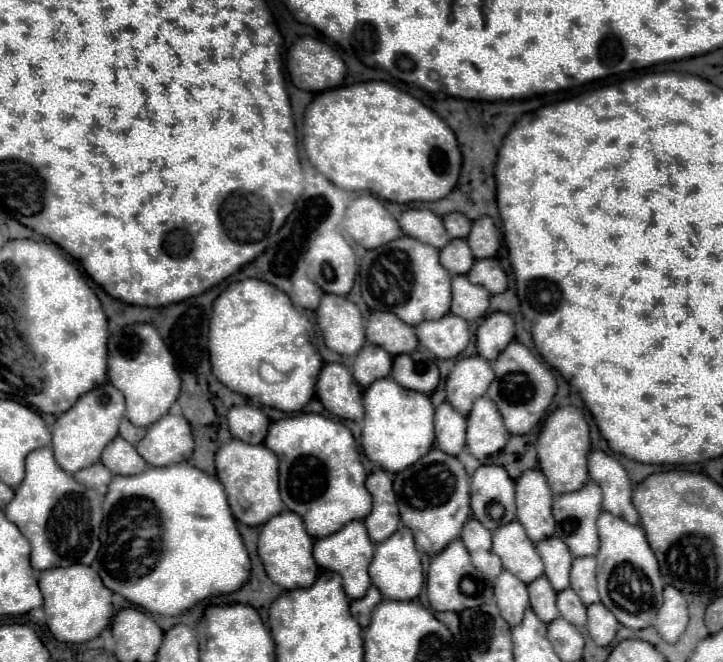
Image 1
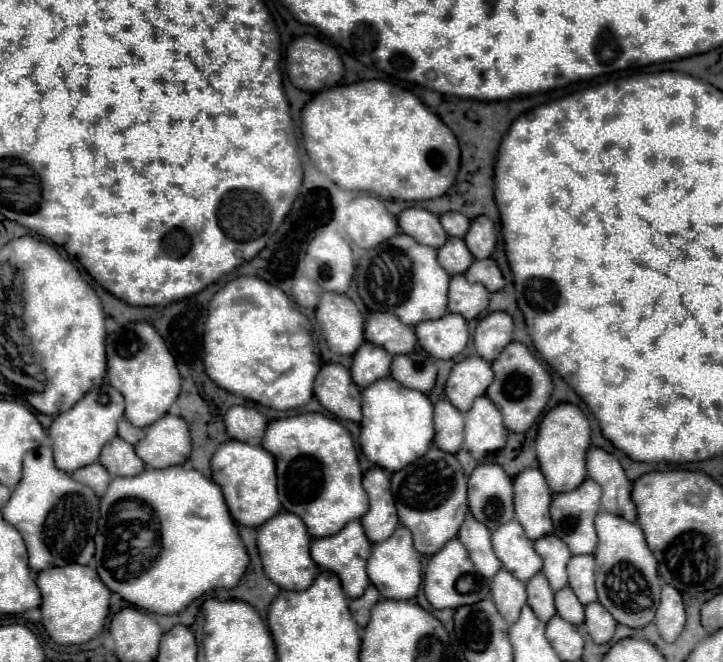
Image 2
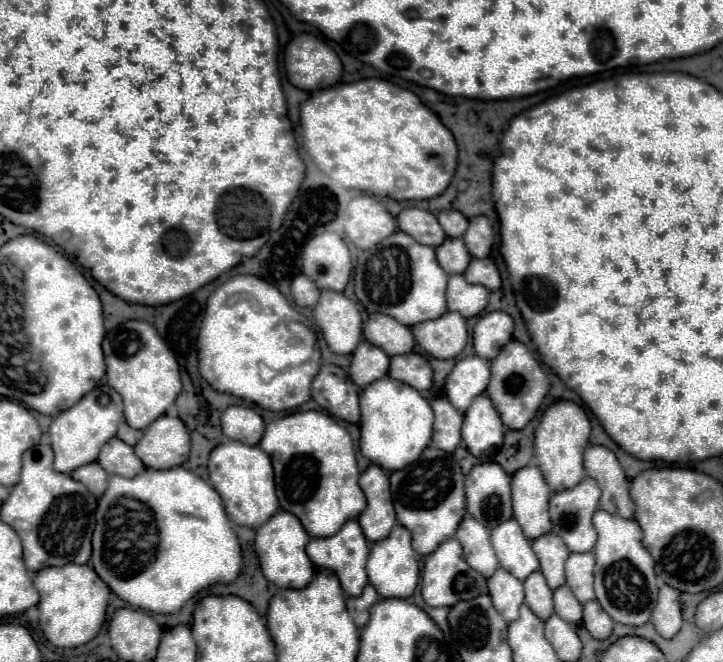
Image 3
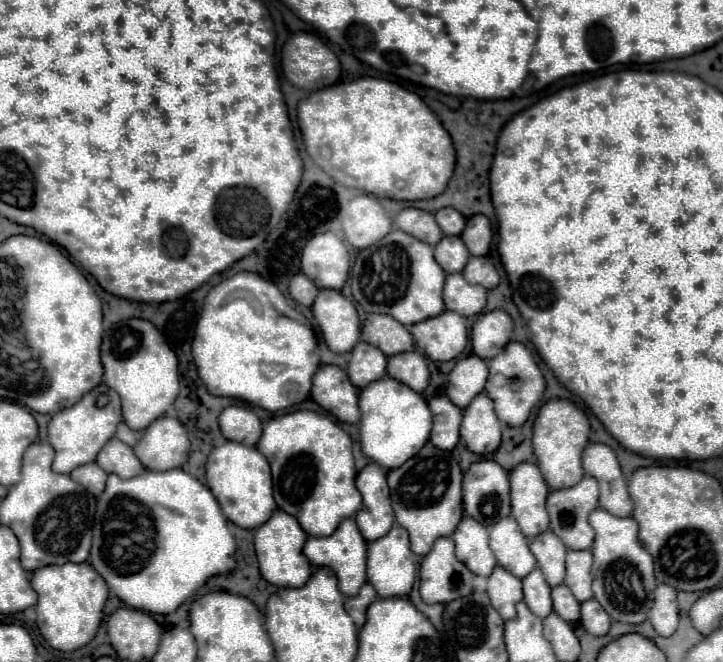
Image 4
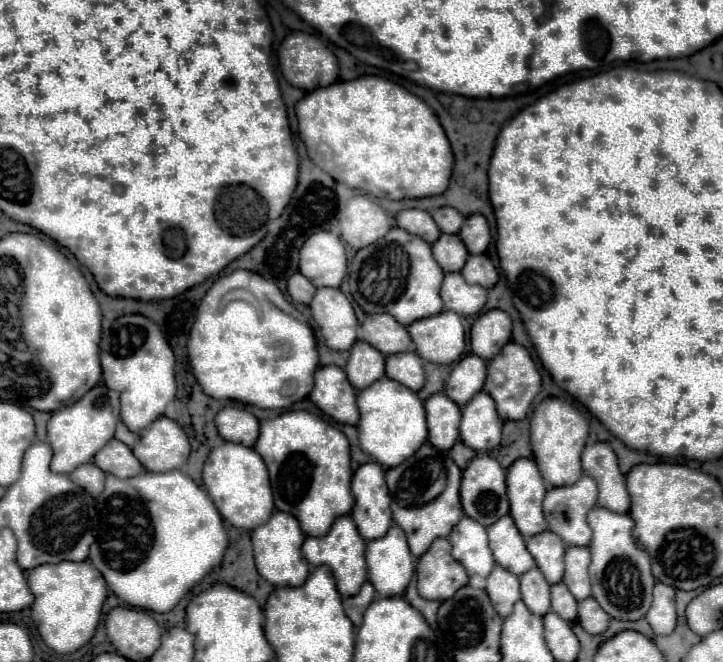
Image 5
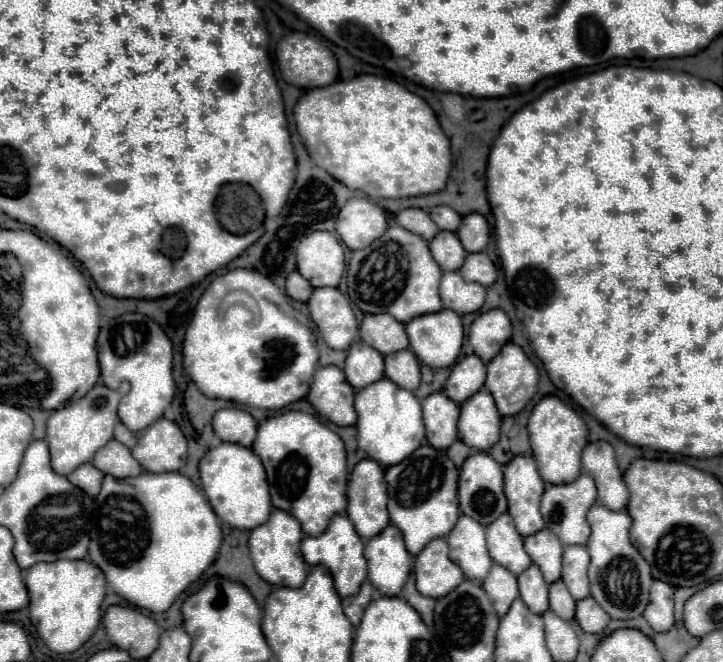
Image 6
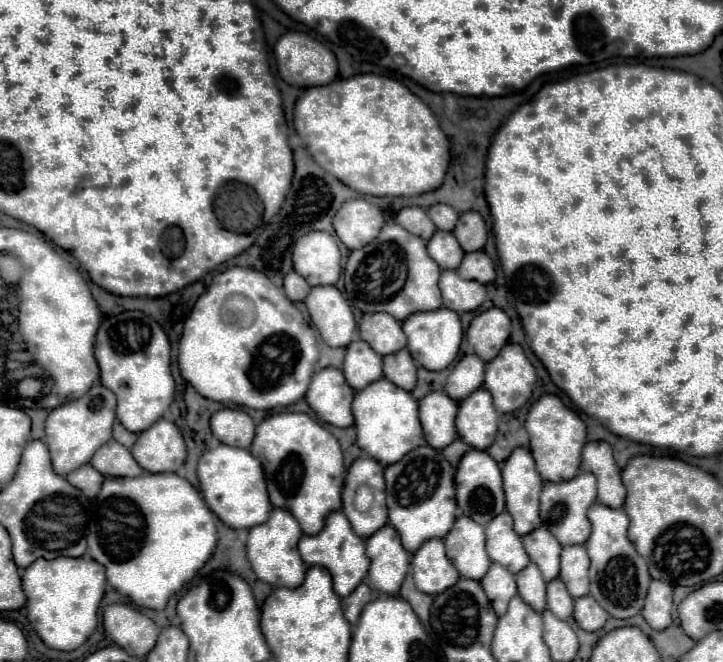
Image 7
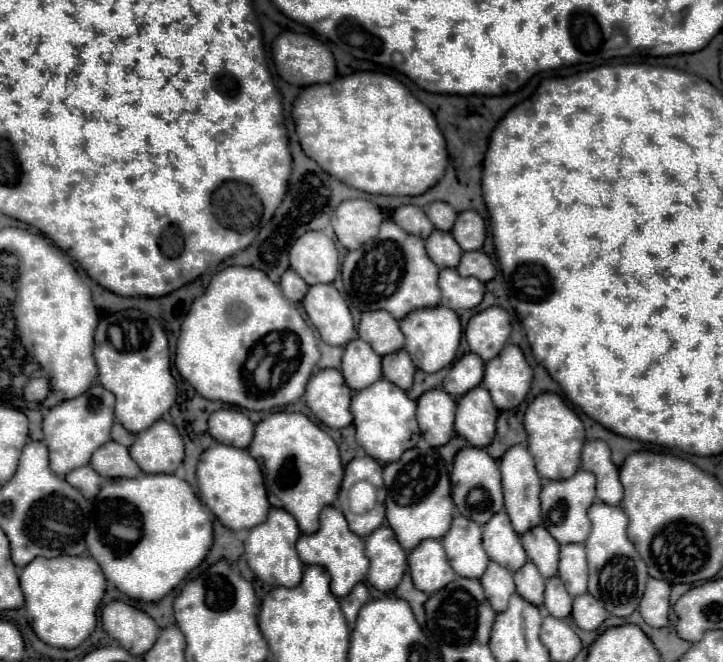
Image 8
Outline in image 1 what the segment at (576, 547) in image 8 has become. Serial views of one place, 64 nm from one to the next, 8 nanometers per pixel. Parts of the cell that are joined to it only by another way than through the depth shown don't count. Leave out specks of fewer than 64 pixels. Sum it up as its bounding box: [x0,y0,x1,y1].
[570,558,600,606]

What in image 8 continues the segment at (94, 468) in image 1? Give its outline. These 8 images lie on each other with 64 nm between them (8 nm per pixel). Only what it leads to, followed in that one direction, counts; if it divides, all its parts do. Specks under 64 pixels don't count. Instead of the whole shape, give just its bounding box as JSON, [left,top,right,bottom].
[66,466,102,498]

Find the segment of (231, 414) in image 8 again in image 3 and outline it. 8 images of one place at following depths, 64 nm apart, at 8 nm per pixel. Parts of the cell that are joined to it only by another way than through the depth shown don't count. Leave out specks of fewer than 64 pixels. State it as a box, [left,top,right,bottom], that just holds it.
[222,406,264,446]

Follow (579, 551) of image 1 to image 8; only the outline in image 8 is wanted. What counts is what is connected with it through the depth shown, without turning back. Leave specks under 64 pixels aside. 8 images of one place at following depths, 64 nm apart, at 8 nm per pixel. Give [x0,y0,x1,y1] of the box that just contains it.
[540,470,596,544]

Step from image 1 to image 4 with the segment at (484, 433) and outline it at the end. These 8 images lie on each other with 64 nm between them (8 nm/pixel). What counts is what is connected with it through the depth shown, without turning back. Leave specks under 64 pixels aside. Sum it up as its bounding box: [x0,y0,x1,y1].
[460,394,502,456]

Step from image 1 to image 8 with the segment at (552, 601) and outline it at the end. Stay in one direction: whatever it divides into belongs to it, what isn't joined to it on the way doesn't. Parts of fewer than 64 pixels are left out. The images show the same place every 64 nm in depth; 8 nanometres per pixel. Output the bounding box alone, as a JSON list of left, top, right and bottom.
[514,562,544,606]

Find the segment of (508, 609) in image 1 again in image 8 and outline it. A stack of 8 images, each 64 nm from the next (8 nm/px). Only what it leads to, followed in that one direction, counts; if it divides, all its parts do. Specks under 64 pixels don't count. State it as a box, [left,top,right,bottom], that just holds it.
[480,562,516,612]

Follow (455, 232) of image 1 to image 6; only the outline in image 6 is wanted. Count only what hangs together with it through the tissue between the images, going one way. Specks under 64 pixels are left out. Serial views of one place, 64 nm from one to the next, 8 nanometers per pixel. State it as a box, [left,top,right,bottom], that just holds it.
[430,206,462,232]

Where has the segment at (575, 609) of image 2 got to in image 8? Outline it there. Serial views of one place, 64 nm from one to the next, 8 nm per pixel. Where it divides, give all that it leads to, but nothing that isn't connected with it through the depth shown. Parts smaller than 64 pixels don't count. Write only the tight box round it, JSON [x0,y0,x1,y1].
[544,576,572,618]

